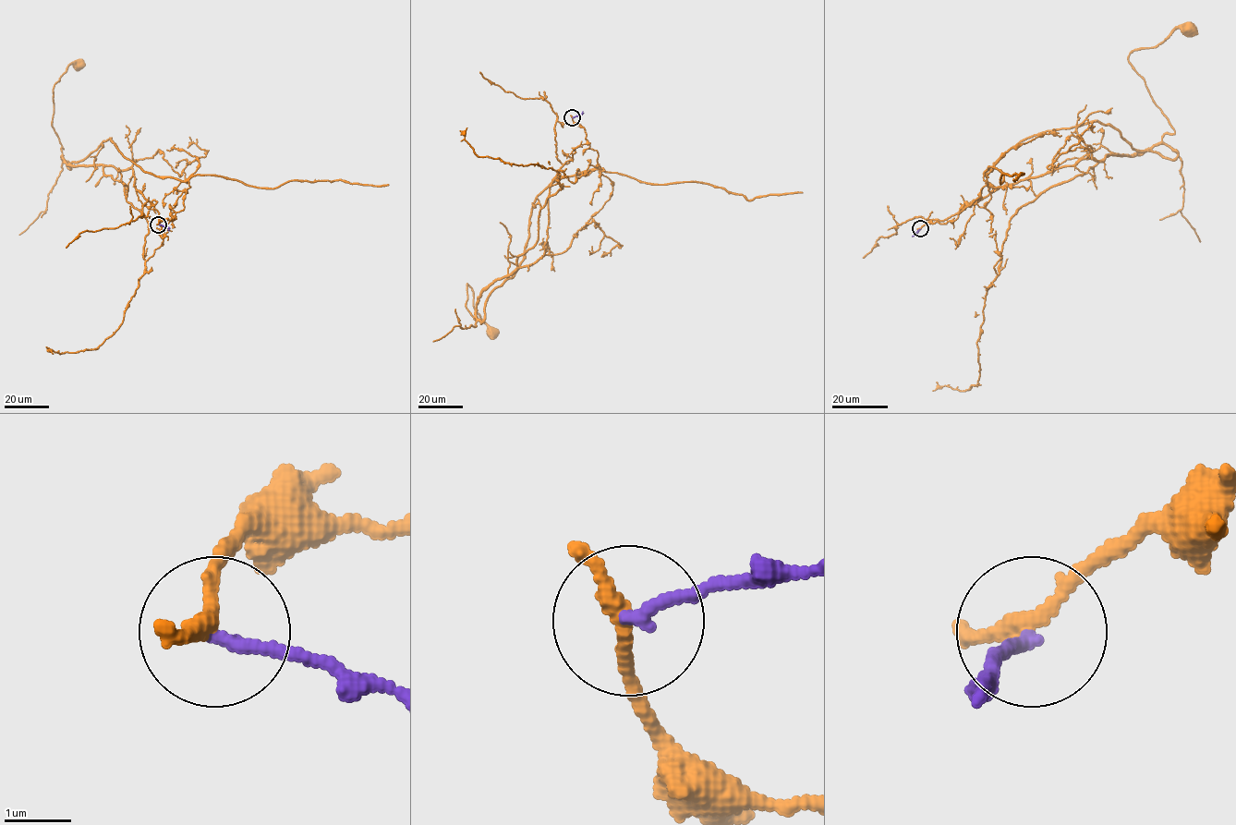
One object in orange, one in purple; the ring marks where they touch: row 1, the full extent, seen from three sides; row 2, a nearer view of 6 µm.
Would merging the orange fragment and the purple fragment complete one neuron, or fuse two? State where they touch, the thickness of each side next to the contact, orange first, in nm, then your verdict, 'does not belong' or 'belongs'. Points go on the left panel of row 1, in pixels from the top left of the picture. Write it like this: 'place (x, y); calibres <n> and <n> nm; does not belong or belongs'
place (158, 224); calibres 240 and 190 nm; does not belong

